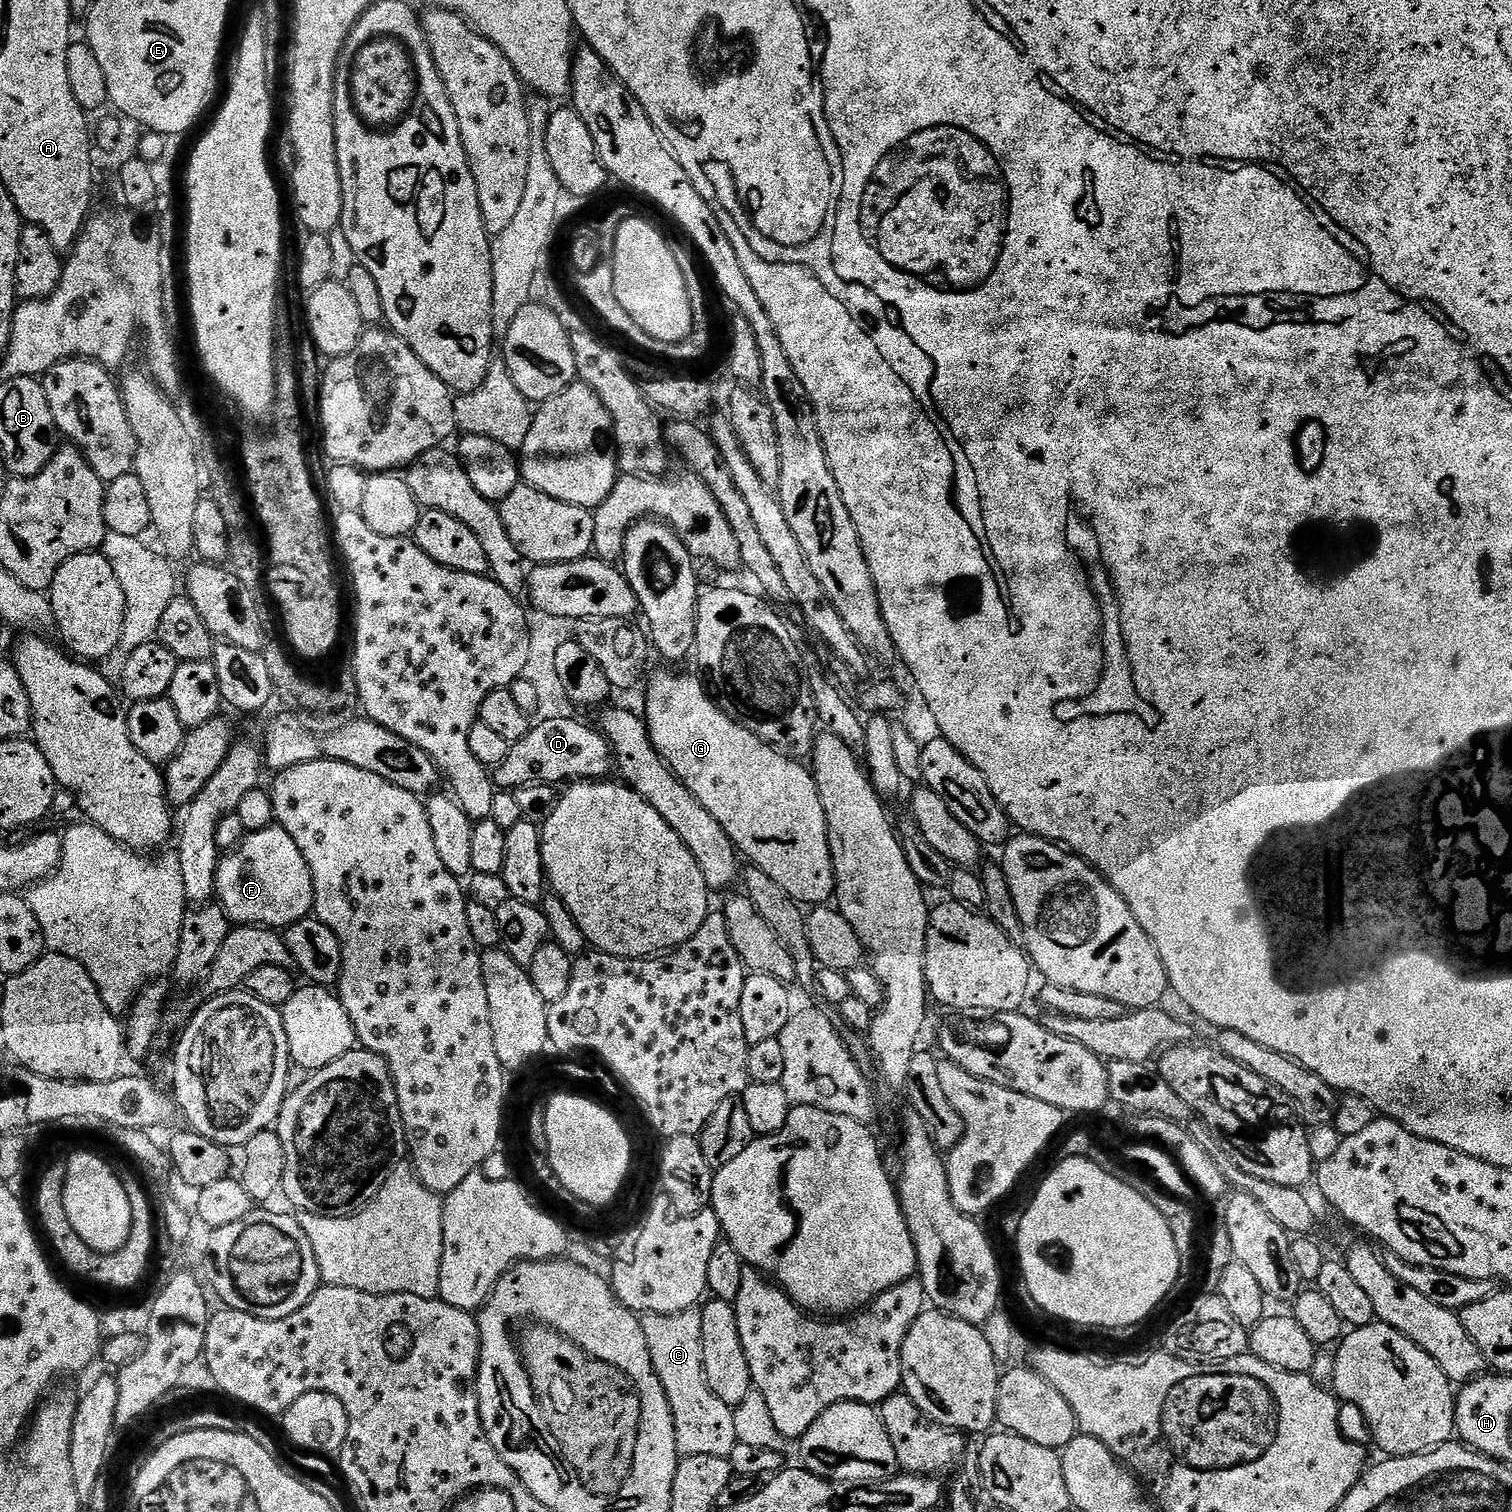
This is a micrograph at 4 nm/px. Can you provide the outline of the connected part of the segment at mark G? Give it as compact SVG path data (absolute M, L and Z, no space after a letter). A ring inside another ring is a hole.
M680 670L668 671L672 672L656 672L653 676L651 673L646 680L648 689L644 692L642 719L648 725L648 736L652 739L654 750L658 750L660 757L667 762L668 769L684 783L686 790L690 790L690 794L694 794L694 798L698 798L698 802L702 802L702 806L706 806L706 810L710 810L710 814L719 822L722 830L726 830L726 834L732 839L732 844L737 853L745 861L748 859L748 862L751 862L755 867L761 868L766 874L770 874L770 878L774 878L774 882L778 882L778 886L782 886L782 890L786 890L786 894L790 894L790 898L794 898L797 904L801 906L827 905L833 899L836 890L836 875L832 869L832 851L828 845L826 814L822 810L822 798L818 798L818 790L811 771L805 765L803 768L800 765L803 763L799 759L790 757L785 752L778 751L774 746L762 742L762 738L750 734L750 730L746 730L738 722L730 719L706 691L699 675L696 675L697 677L687 676L684 672L676 672Z

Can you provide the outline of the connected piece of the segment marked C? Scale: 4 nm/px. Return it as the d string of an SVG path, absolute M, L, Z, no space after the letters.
M688 1308L678 1314L654 1314L640 1316L642 1334L646 1334L646 1346L650 1346L650 1362L666 1390L670 1410L674 1414L676 1449L680 1457L710 1454L729 1456L738 1443L734 1434L733 1408L726 1406L706 1382L706 1370L702 1362L702 1314L696 1308Z

